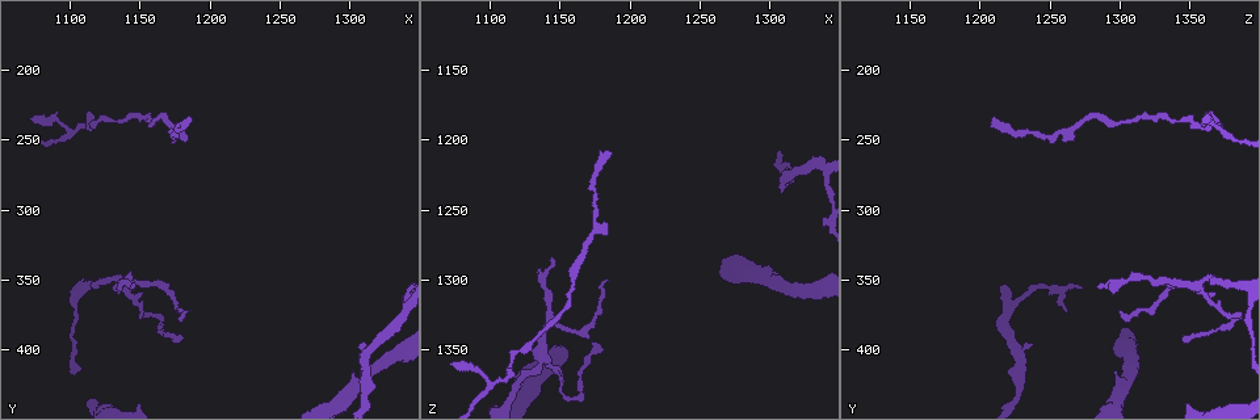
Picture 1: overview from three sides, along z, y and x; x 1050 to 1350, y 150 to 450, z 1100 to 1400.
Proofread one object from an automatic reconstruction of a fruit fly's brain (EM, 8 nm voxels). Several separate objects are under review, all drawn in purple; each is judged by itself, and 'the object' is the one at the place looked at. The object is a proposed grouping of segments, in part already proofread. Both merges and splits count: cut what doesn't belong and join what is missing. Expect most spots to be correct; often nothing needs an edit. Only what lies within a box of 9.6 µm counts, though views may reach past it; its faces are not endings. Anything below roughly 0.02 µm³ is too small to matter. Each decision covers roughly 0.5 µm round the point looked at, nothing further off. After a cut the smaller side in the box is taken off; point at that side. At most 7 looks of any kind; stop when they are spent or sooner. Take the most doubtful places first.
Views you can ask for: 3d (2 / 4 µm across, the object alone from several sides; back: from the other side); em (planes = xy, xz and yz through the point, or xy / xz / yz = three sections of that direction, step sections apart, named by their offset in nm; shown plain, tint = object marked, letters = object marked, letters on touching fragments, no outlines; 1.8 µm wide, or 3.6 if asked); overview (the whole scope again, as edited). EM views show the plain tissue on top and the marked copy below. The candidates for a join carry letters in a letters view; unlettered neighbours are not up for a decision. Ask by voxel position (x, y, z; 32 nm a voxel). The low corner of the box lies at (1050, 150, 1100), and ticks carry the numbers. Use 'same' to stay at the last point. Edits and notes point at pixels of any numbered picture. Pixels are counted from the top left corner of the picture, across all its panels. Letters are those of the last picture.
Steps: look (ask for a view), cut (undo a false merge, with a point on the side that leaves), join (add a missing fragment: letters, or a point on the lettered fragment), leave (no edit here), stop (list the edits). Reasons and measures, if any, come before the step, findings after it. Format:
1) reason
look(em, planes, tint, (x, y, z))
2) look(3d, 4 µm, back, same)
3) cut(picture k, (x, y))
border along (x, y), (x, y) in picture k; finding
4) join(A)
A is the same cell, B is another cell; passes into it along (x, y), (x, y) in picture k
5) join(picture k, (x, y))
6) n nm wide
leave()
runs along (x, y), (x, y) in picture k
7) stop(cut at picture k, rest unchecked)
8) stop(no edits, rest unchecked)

tapers out
look(em, planes, letters, (1184, 372, 1302))

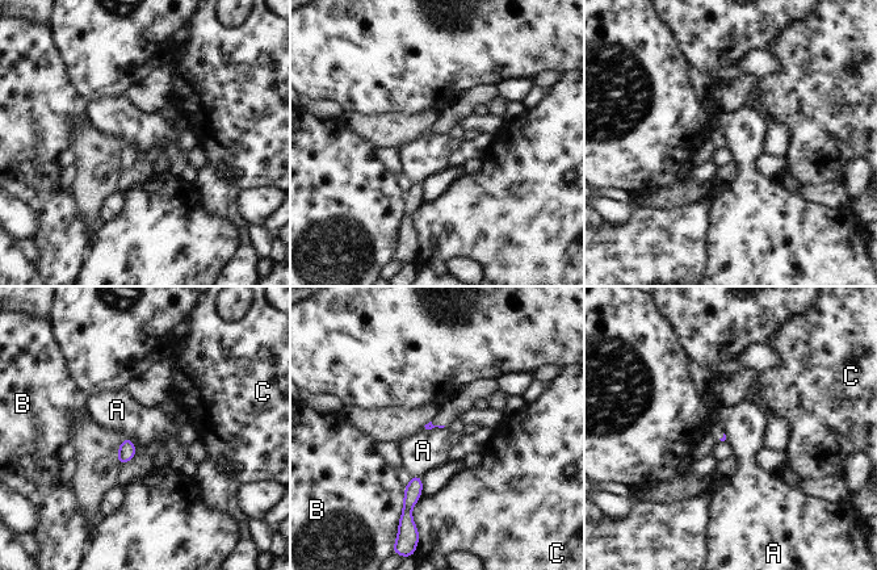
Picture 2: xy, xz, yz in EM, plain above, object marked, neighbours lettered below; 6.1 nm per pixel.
leave()
A, B and C are other cells; border along (125, 438), (133, 441), (137, 453) in picture 2; none of them fits

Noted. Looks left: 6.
tapers out
look(em, planes, letters, (1074, 236, 1362))

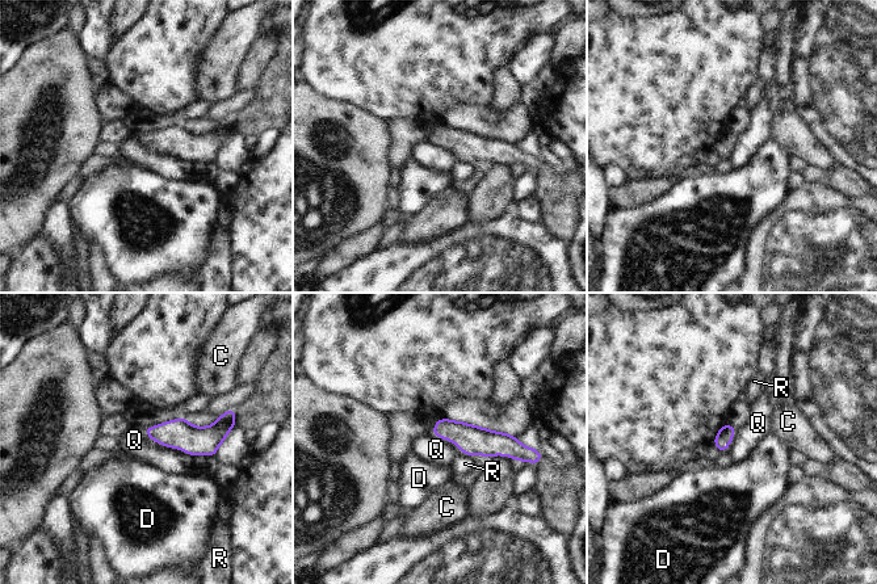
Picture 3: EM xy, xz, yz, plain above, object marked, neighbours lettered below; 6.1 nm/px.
Q touches over 480 nm
leave()
C, D, Q and R are other cells; runs along (436, 429), (506, 444), (517, 454) in picture 3; none of them fits

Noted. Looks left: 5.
sharp bend
look(em, xy, step 8, tint, (1144, 350, 1330))

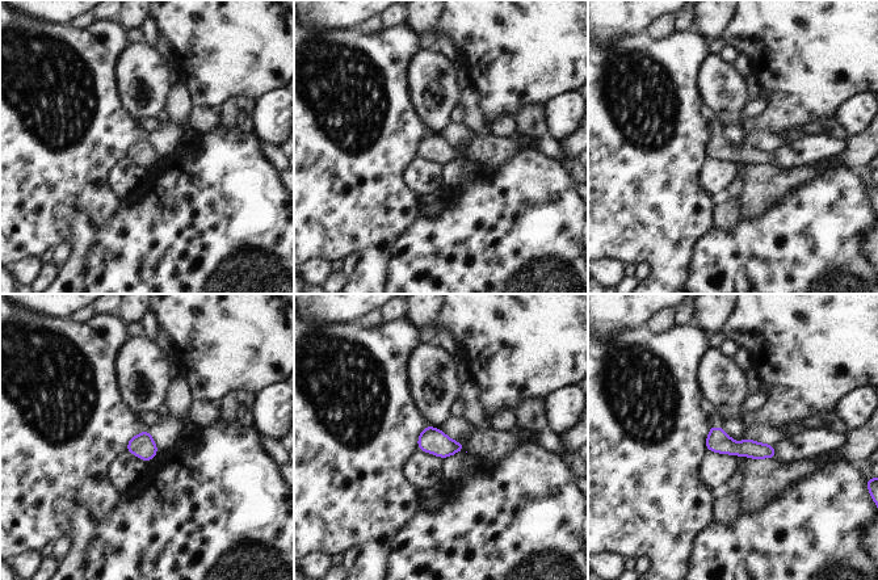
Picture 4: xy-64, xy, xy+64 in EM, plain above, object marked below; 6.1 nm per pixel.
look(em, planes, letters, same)

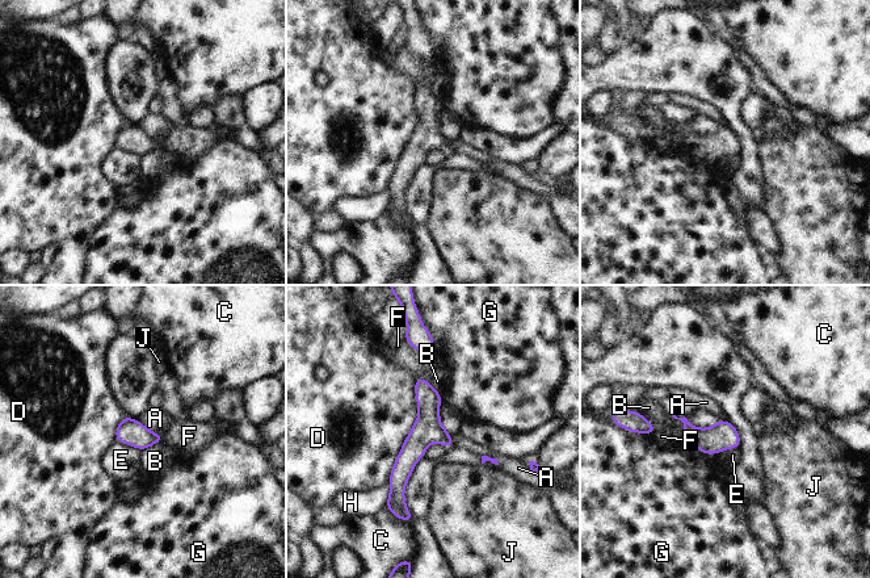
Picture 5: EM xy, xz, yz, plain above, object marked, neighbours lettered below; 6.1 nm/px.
leave()
A, B, C, D, E, F, G, H and J are other cells; border along (138, 421), (160, 435) in picture 5; continuous, no second neuron

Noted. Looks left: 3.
stop(no edits, rest unchecked)

